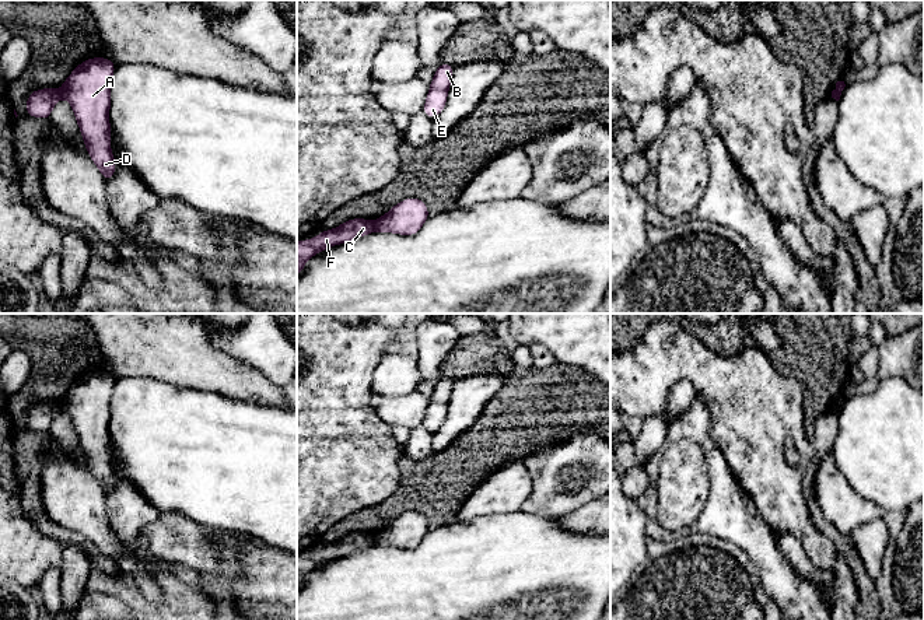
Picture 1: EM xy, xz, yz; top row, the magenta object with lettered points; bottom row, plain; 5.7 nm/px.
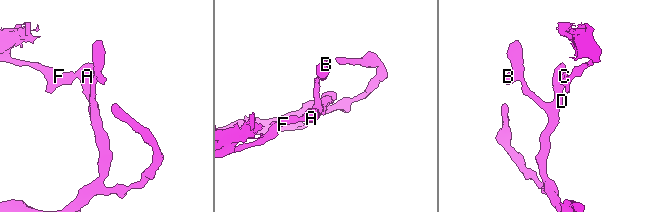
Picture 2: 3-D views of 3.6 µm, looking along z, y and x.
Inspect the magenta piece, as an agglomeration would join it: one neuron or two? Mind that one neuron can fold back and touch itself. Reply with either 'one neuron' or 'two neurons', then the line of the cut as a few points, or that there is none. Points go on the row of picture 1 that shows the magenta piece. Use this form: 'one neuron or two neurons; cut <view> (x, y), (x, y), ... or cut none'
two neurons; cut xz (374, 221), (375, 230)

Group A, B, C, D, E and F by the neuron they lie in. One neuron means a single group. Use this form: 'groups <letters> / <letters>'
groups A B D E / C F

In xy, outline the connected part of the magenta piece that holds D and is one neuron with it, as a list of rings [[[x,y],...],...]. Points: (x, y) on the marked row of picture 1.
[[[106,57],[87,59],[63,81],[60,90],[62,97],[71,104],[87,153],[105,182],[111,181],[116,171],[109,147],[111,84],[115,66]]]

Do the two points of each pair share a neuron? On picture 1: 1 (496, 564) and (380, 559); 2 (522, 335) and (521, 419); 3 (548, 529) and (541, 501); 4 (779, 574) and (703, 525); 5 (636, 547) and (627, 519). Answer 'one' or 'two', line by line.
1: one
2: two
3: two
4: one
5: one

